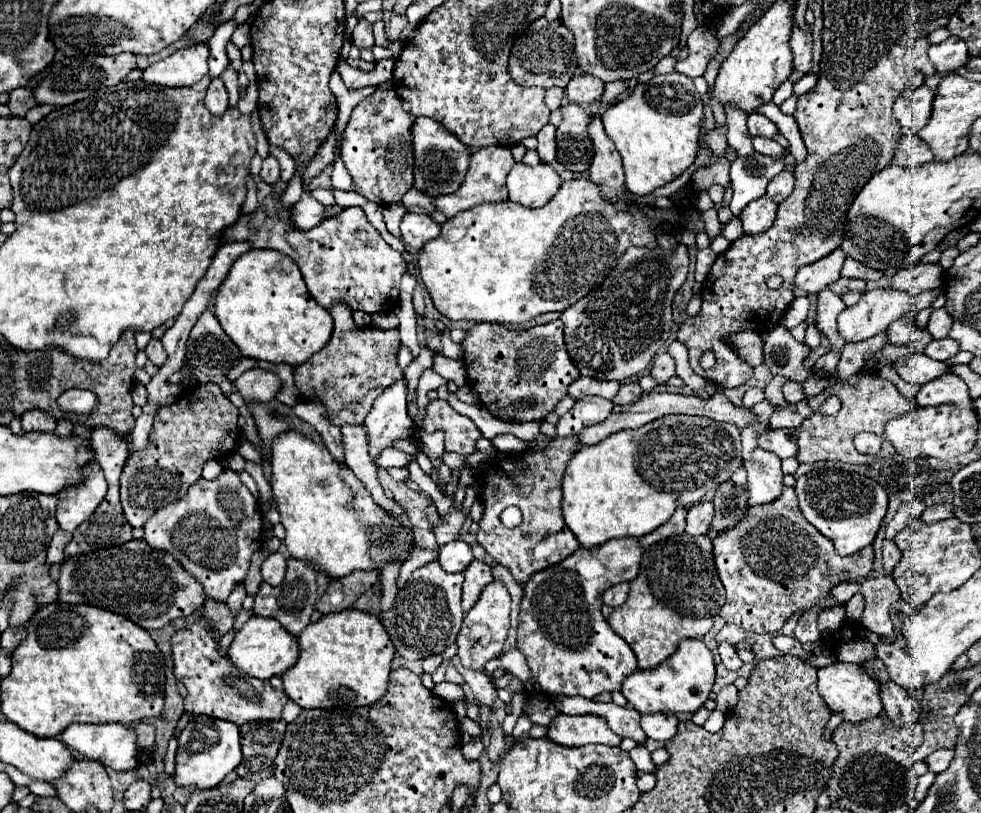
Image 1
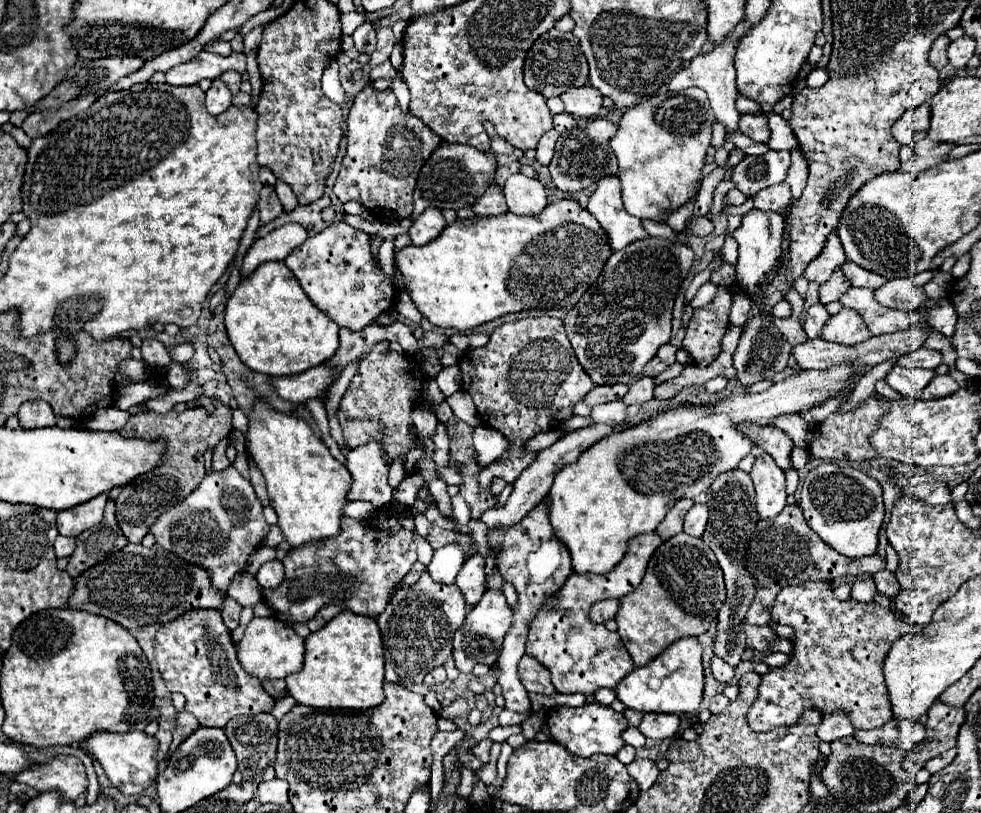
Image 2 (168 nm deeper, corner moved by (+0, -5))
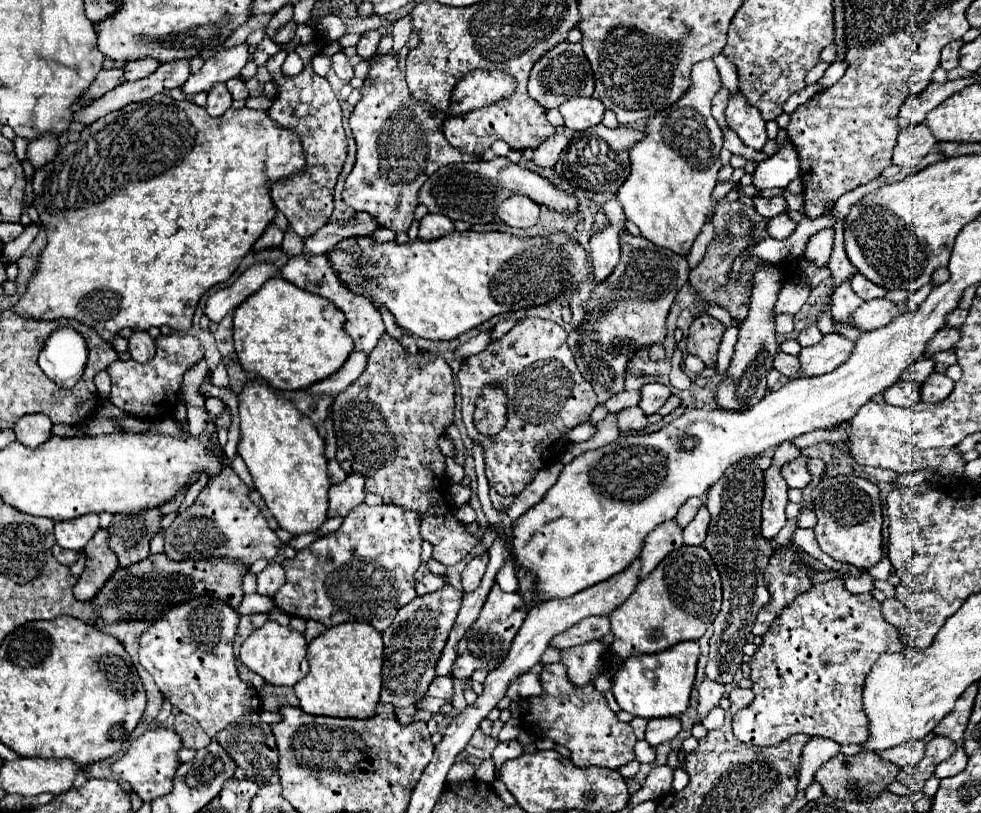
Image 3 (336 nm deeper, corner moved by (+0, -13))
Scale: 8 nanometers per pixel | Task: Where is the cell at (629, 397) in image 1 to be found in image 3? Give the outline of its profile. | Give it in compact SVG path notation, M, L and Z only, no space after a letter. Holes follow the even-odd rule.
M646 384L642 388L642 400L640 400L638 406L648 416L650 414L656 414L662 408L662 404L670 398L670 394L672 394L672 390L668 386L664 386L664 384Z

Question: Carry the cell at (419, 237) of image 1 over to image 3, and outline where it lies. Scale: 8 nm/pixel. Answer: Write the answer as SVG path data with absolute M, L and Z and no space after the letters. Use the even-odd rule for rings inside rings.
M426 214L420 220L418 238L436 240L436 238L442 238L444 234L450 234L450 232L454 232L454 222L450 218L440 216L440 214Z

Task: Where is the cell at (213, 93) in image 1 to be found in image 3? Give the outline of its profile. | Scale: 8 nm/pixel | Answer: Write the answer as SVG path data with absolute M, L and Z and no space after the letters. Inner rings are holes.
M214 84L208 92L208 102L204 106L206 112L216 118L216 116L222 116L230 106L232 106L232 96L226 84Z

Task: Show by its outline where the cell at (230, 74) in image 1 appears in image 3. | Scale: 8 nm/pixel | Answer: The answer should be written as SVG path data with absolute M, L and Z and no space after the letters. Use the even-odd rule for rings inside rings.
M234 78L230 82L226 82L230 94L234 100L246 100L248 98L248 88L244 86L244 80L242 78Z

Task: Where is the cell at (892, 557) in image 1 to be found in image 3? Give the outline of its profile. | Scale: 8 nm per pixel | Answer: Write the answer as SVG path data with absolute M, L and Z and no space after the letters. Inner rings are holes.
M890 598L890 600L884 600L882 602L882 614L884 618L896 626L896 628L902 628L904 632L910 630L910 612L896 600L896 598Z

